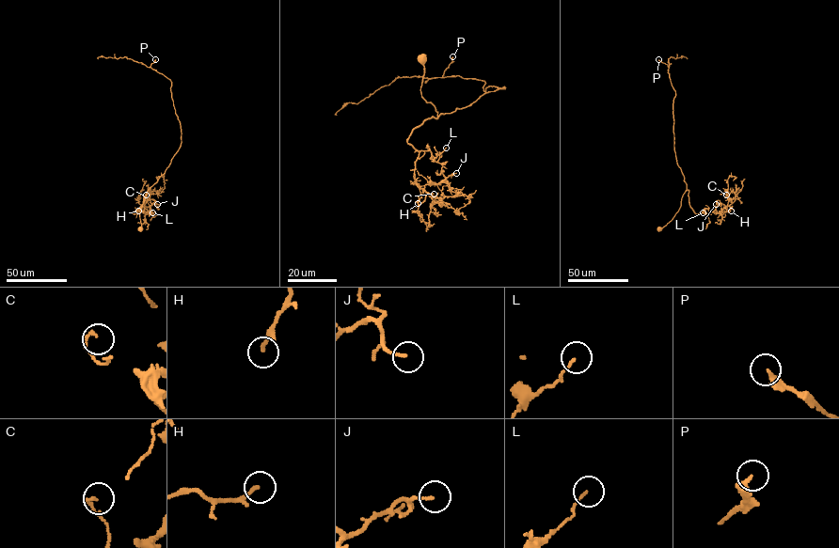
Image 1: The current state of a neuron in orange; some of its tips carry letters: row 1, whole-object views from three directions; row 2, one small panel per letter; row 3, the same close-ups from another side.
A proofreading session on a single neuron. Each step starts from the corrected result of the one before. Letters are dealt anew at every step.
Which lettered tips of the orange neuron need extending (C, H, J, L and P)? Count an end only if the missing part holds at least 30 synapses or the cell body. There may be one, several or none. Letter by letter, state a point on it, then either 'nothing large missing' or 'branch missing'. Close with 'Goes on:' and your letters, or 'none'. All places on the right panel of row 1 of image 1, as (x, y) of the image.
C: place (726, 195); nothing large missing
H: place (731, 211); branch missing
J: place (716, 204); nothing large missing
L: place (703, 212); nothing large missing
P: place (658, 59); nothing large missing
Goes on: H

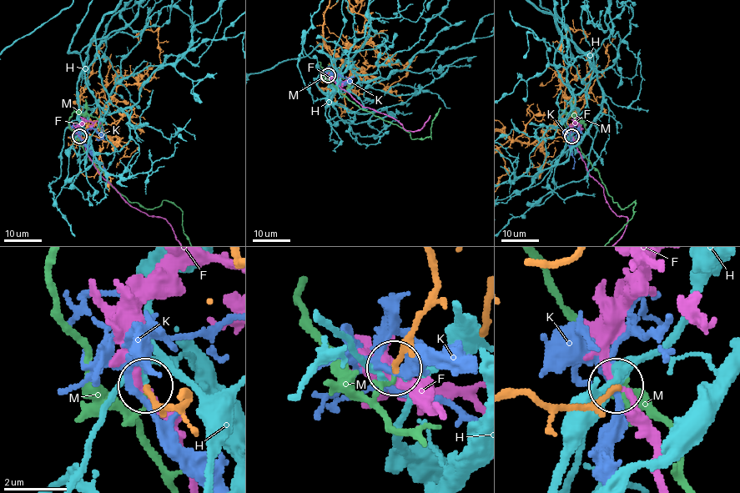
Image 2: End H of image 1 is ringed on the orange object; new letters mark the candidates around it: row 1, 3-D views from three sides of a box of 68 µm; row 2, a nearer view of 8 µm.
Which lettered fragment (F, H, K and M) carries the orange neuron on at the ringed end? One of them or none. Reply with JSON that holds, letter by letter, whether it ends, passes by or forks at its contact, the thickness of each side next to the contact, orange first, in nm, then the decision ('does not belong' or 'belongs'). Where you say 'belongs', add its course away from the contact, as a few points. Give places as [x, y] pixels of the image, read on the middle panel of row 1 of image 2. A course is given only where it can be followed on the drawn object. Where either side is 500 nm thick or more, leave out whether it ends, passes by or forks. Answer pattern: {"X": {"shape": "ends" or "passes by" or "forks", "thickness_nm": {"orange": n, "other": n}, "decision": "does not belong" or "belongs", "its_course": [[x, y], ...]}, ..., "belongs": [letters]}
{"F": {"shape": "passes by", "thickness_nm": {"orange": 170, "other": 220}, "decision": "does not belong"}, "H": {"shape": "passes by", "thickness_nm": {"orange": 120, "other": 360}, "decision": "does not belong"}, "K": {"shape": "forks", "thickness_nm": {"orange": 170, "other": 170}, "decision": "does not belong"}, "M": {"shape": "ends", "thickness_nm": {"orange": 110, "other": 90}, "decision": "does not belong"}, "belongs": []}

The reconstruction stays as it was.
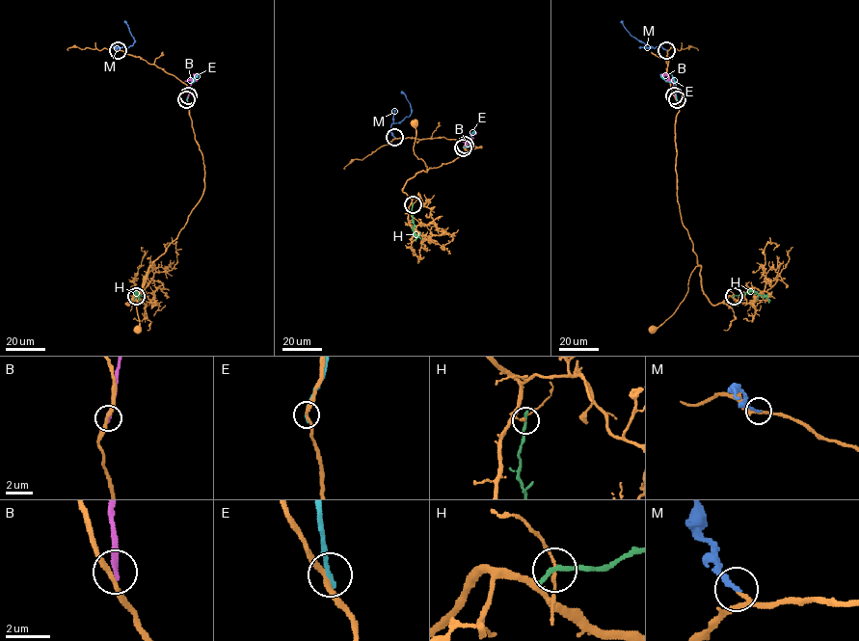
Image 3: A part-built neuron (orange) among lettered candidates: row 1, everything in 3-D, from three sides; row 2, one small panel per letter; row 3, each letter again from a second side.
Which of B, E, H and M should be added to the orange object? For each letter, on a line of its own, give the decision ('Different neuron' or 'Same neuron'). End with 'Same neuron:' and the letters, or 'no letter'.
B: Different neuron
E: Different neuron
H: Different neuron
M: Same neuron
Same neuron: M

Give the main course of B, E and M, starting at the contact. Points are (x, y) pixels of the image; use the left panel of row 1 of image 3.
B: (188, 96), (194, 74), (200, 74)
E: (186, 99), (191, 82), (198, 74)
M: (118, 50), (114, 46), (128, 47), (134, 41), (124, 20)

